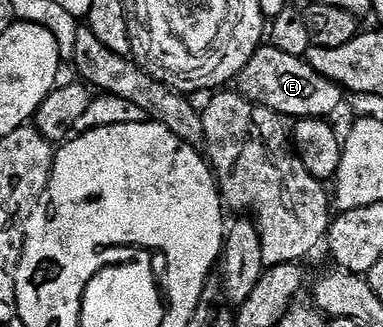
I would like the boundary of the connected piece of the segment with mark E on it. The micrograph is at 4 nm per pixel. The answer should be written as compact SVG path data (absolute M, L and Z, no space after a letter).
M272 45L259 47L248 65L244 65L236 80L236 90L248 101L275 111L280 117L294 115L295 120L330 117L328 115L341 105L344 98L342 88L320 77L320 73L316 73L316 69L312 69L312 65L308 65L305 58L280 53L280 49Z

